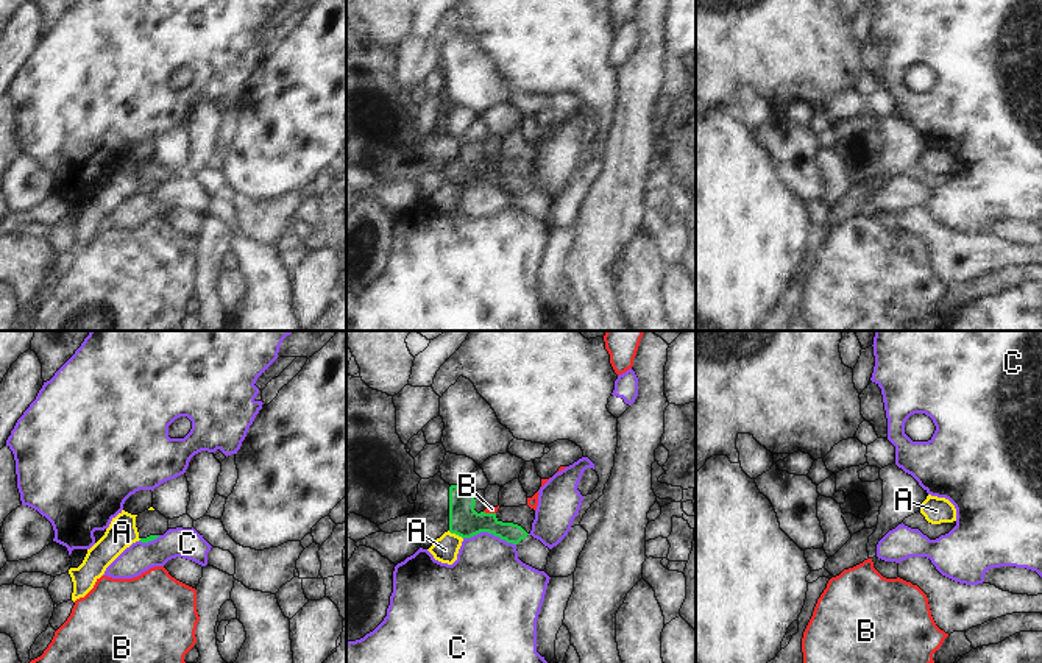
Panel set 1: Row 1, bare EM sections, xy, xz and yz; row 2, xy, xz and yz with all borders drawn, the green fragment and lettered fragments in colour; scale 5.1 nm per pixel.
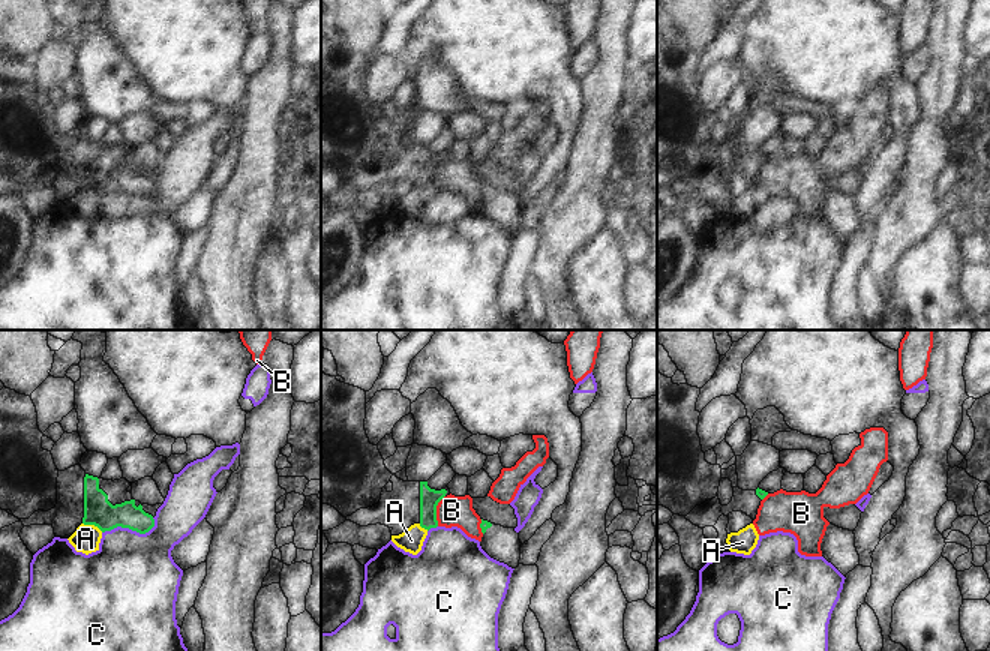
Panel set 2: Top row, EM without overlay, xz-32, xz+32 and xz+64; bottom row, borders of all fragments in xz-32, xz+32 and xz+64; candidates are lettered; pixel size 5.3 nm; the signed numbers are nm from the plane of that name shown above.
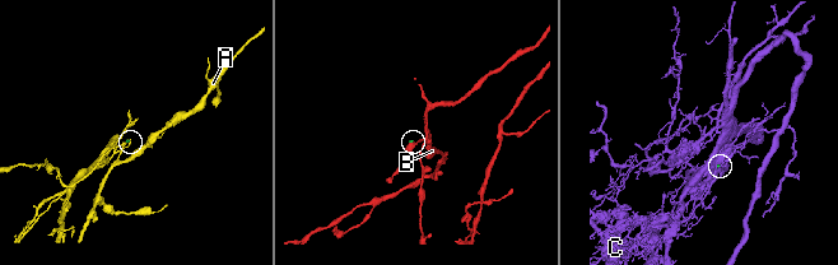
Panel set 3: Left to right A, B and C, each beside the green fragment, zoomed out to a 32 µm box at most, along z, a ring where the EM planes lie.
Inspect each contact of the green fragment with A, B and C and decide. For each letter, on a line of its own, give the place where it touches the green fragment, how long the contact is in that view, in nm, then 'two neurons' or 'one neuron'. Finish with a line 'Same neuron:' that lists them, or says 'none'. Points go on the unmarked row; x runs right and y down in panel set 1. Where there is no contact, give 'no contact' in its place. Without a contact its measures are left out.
A: xz (456, 184) | 90 nm | two neurons
B: xz (490, 164) | 70 nm | two neurons
C: xz (490, 183) | 280 nm | two neurons
Same neuron: none

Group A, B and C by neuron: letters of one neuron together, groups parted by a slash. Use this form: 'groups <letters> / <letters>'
groups A / B / C

